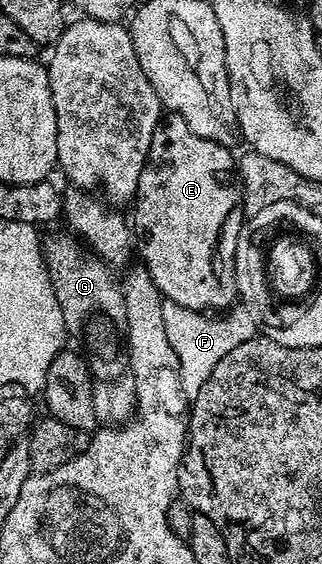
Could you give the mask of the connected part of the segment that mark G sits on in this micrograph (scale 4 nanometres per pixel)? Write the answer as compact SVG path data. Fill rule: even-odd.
M53 232L49 237L45 236L43 251L51 286L55 290L55 298L59 298L59 306L63 310L66 329L70 333L79 331L92 312L106 316L117 326L124 325L127 306L122 281L118 277L117 280L113 277L114 269L100 256L86 251L82 241L76 235L65 232Z

